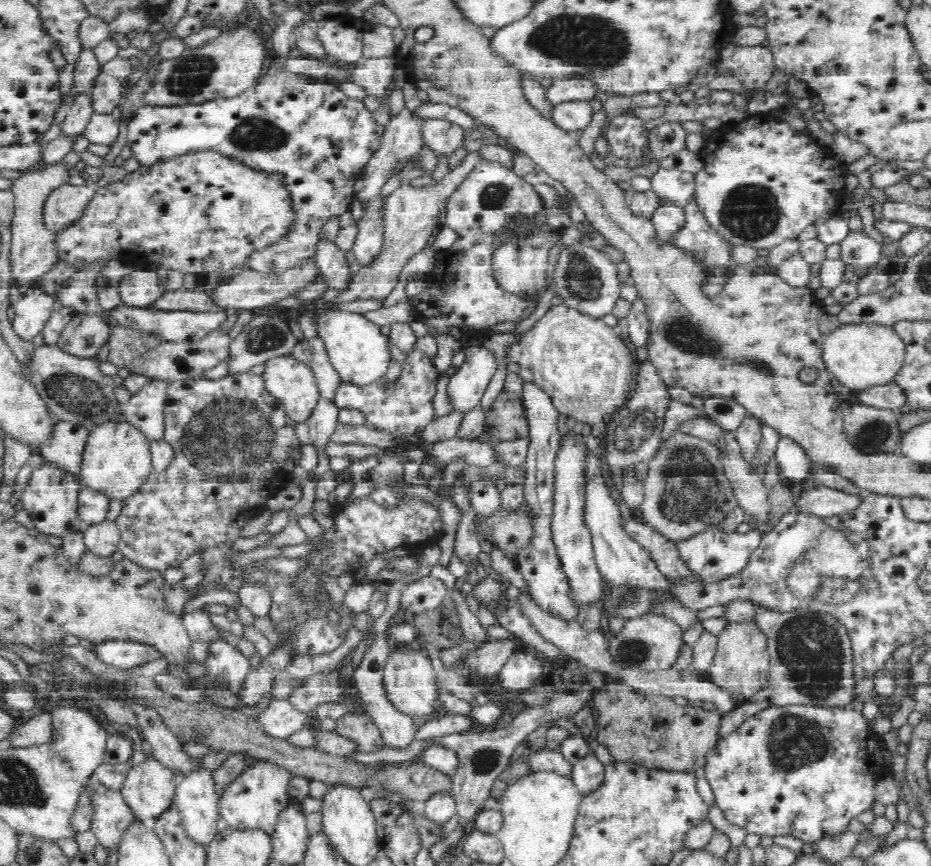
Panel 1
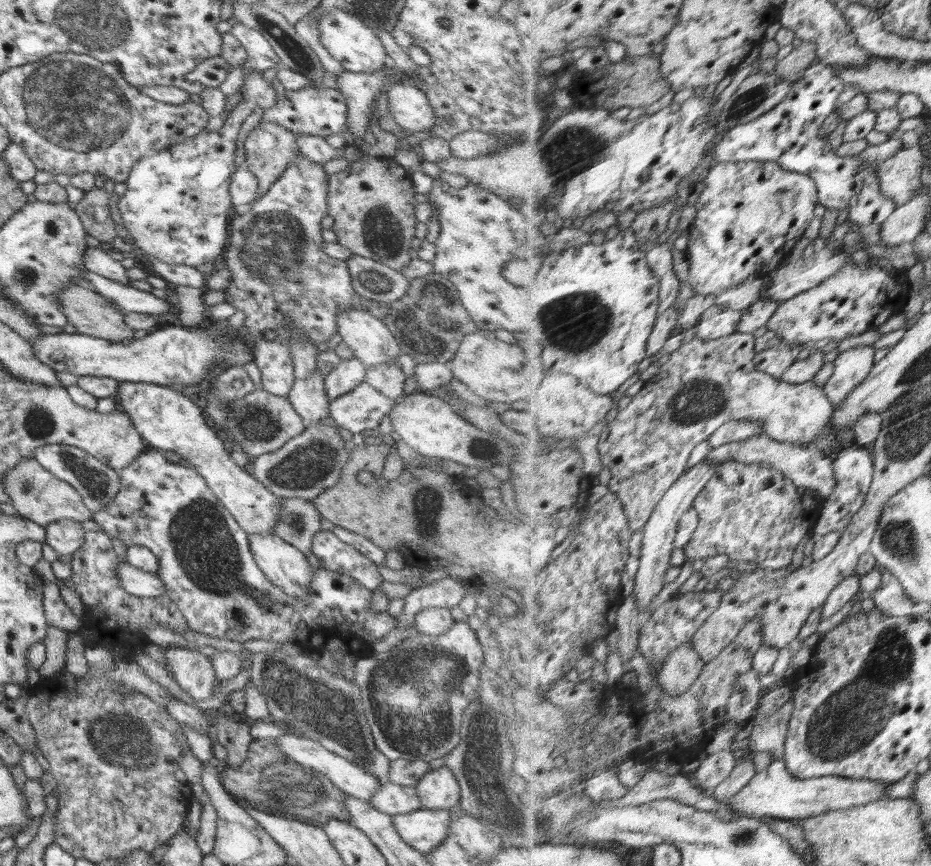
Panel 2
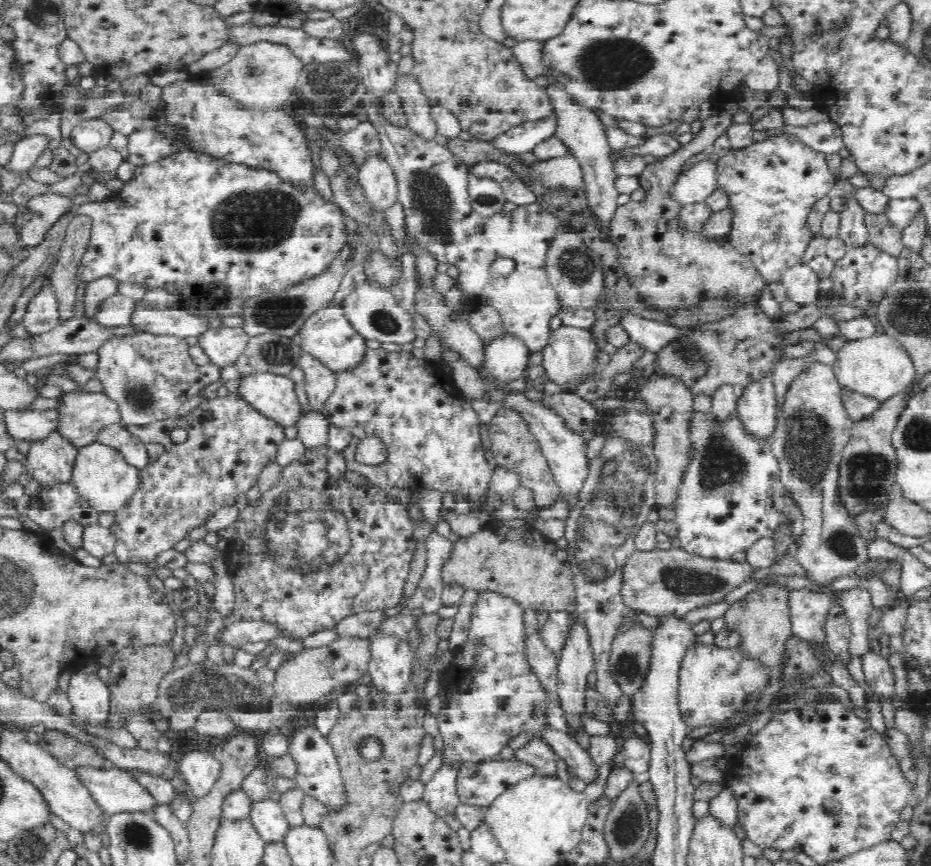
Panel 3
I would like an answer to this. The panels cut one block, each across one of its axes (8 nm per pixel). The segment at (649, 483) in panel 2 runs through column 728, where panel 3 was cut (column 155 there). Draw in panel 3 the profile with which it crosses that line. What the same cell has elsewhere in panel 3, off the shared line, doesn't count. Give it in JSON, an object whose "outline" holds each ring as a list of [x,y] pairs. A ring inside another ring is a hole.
{"outline":[[[148,333],[110,336],[97,348],[95,376],[102,382],[102,396],[118,408],[120,424],[145,427],[175,418],[184,402],[192,400],[208,384],[220,380],[222,367],[212,363],[202,366],[190,354],[191,346],[179,336],[154,336]]]}

